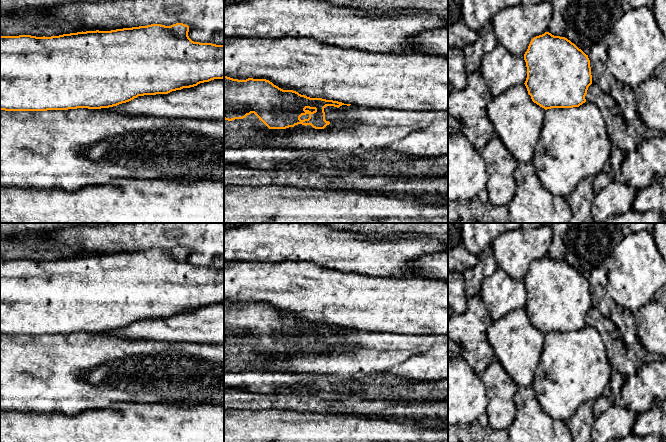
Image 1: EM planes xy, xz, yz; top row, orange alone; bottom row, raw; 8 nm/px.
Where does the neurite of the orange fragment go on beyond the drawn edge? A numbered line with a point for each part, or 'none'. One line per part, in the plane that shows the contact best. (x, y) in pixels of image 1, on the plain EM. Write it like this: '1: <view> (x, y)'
none

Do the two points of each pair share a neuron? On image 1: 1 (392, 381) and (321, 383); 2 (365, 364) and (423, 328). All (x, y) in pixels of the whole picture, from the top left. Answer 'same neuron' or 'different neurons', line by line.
1: same neuron
2: different neurons

